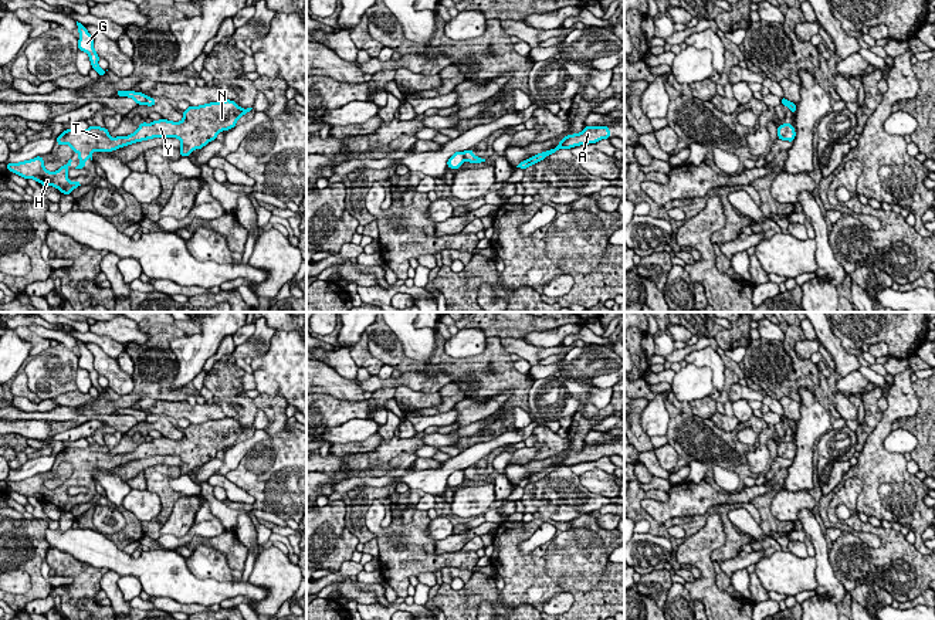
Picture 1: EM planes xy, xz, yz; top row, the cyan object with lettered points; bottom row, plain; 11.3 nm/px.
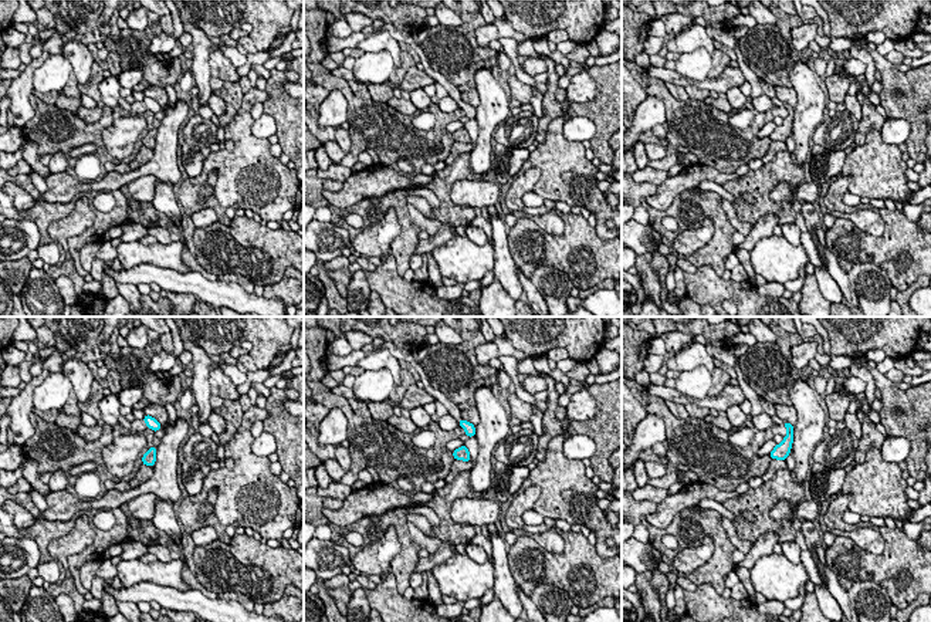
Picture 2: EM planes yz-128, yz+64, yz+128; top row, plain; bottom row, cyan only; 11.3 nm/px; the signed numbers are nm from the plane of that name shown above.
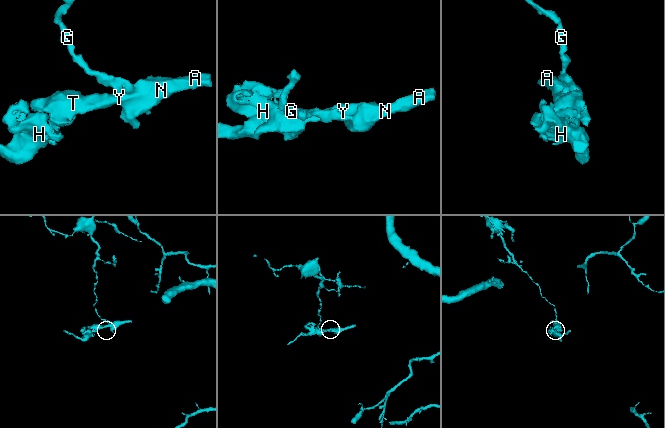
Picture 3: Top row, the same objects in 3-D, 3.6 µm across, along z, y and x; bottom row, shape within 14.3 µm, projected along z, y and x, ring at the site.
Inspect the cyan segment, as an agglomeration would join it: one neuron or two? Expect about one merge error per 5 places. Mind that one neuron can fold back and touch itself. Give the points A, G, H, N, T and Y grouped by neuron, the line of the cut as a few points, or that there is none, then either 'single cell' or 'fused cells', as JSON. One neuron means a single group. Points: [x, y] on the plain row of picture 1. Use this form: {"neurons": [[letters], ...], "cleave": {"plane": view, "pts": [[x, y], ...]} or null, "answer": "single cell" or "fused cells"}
{"neurons": [["A", "H", "N", "T", "Y"], ["G"]], "cleave": {"plane": "xz", "pts": [[463, 470], [464, 477]]}, "answer": "fused cells"}

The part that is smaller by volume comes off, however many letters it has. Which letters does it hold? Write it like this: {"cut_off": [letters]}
{"cut_off": ["A", "H", "N", "T", "Y"]}

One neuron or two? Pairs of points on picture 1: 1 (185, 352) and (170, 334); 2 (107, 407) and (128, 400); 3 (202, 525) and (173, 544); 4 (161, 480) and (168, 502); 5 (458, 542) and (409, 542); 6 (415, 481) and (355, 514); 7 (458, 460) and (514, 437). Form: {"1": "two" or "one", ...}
{"1": "two", "2": "one", "3": "one", "4": "one", "5": "two", "6": "two", "7": "one"}

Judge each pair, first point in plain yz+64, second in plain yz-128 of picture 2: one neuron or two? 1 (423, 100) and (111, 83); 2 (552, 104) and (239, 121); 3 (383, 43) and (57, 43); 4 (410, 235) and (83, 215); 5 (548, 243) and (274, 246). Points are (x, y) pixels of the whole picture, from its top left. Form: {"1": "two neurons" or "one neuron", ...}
{"1": "one neuron", "2": "two neurons", "3": "two neurons", "4": "two neurons", "5": "one neuron"}

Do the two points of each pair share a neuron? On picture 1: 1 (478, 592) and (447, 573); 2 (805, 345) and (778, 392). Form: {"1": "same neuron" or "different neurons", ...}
{"1": "different neurons", "2": "different neurons"}

